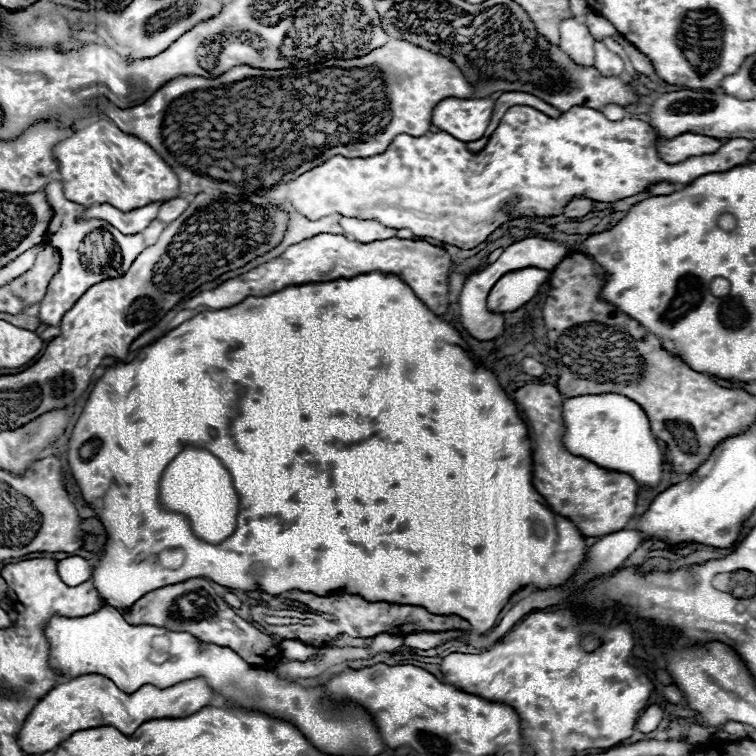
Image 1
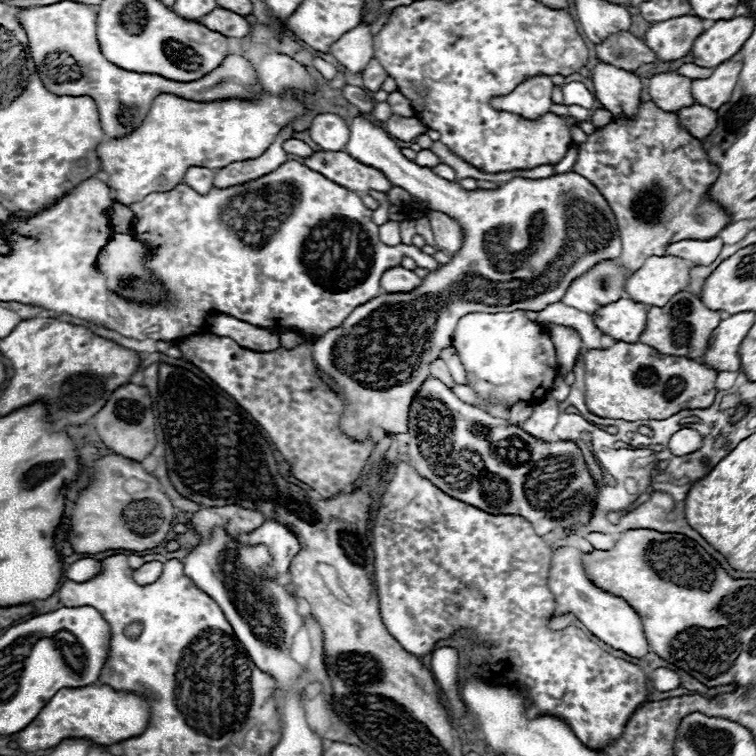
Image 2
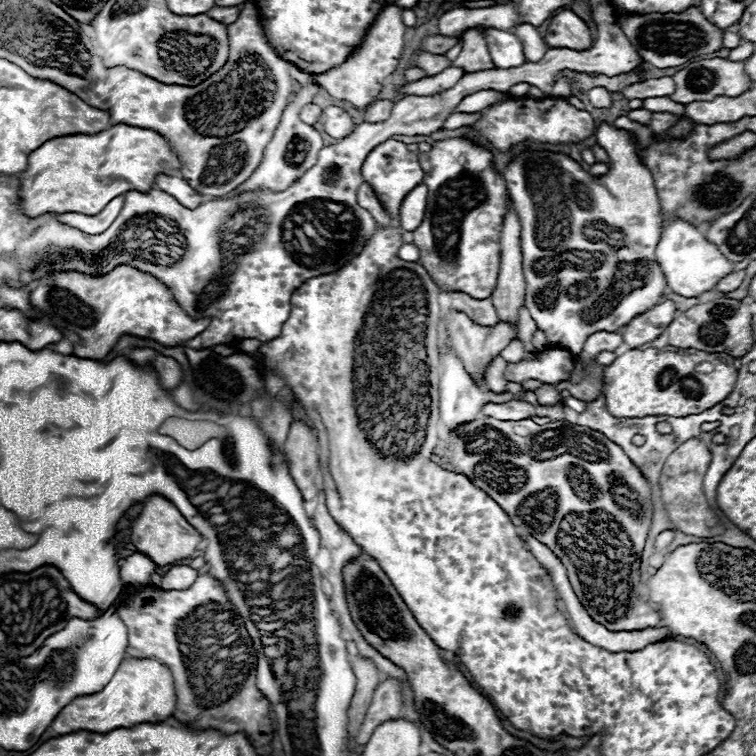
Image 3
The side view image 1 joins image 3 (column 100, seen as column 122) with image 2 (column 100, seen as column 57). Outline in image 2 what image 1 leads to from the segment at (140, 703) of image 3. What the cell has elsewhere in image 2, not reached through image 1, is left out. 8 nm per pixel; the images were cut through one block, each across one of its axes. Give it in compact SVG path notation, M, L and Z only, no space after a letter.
M84 686L84 688L62 688L42 708L42 712L18 732L18 746L26 752L46 750L60 744L66 738L86 738L96 746L118 744L126 738L144 732L150 718L148 704L130 692L116 692L108 686Z

